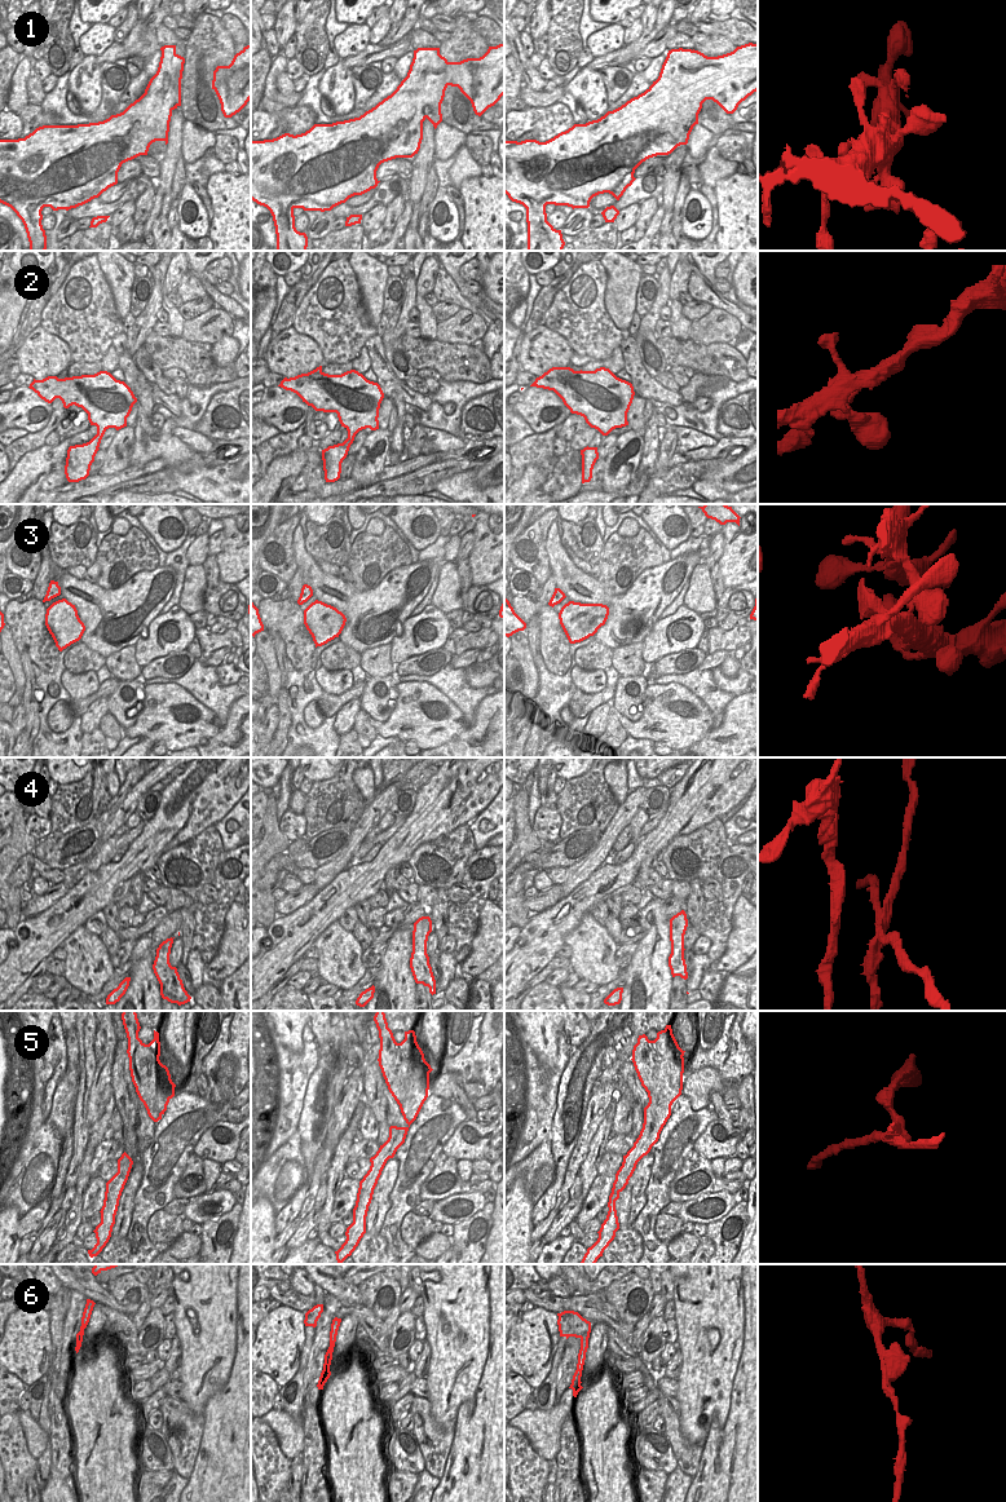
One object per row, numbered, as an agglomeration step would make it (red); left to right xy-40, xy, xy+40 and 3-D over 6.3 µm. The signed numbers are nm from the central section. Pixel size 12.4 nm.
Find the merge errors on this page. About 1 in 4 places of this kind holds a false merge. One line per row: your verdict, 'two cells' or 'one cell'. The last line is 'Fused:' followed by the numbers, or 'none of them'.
1: one cell
2: one cell
3: one cell
4: two cells
5: two cells
6: one cell
Fused: 4, 5

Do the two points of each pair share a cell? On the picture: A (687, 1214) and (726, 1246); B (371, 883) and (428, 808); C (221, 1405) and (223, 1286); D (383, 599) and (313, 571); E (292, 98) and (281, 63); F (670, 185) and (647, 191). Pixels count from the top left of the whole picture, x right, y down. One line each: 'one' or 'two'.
A: two
B: one
C: two
D: one
E: two
F: two

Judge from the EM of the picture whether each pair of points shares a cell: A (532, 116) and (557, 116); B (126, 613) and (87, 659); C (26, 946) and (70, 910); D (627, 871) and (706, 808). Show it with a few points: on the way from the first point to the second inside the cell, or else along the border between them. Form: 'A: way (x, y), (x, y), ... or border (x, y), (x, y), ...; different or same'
A: way (538, 116), (551, 116); same
B: border (82, 641), (105, 658); different
C: way (36, 940), (60, 920); same
D: way (645, 851), (685, 813); same

